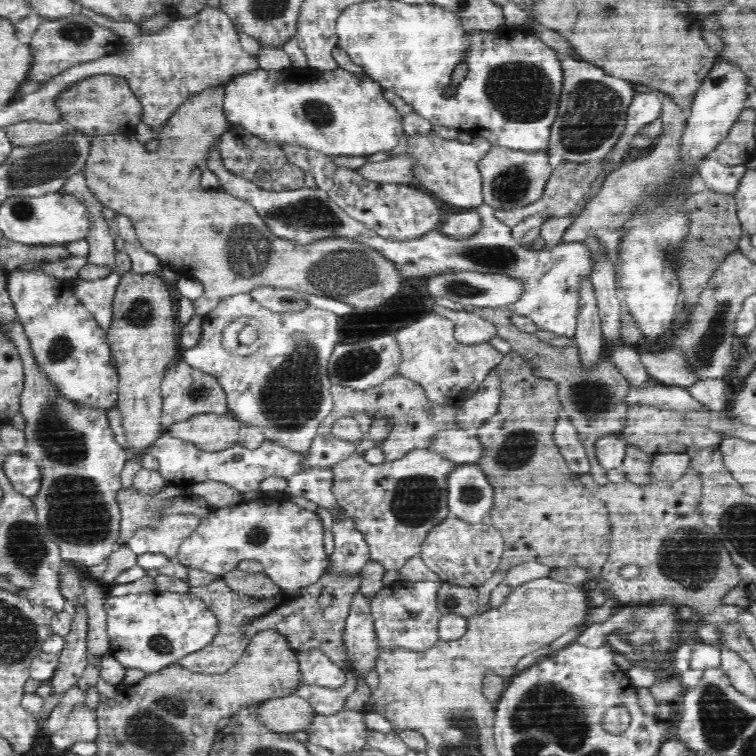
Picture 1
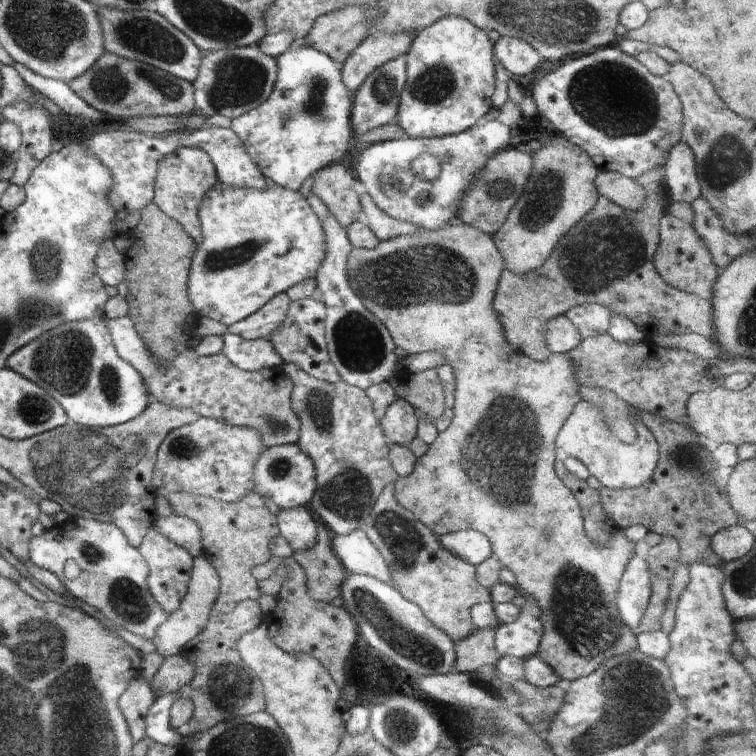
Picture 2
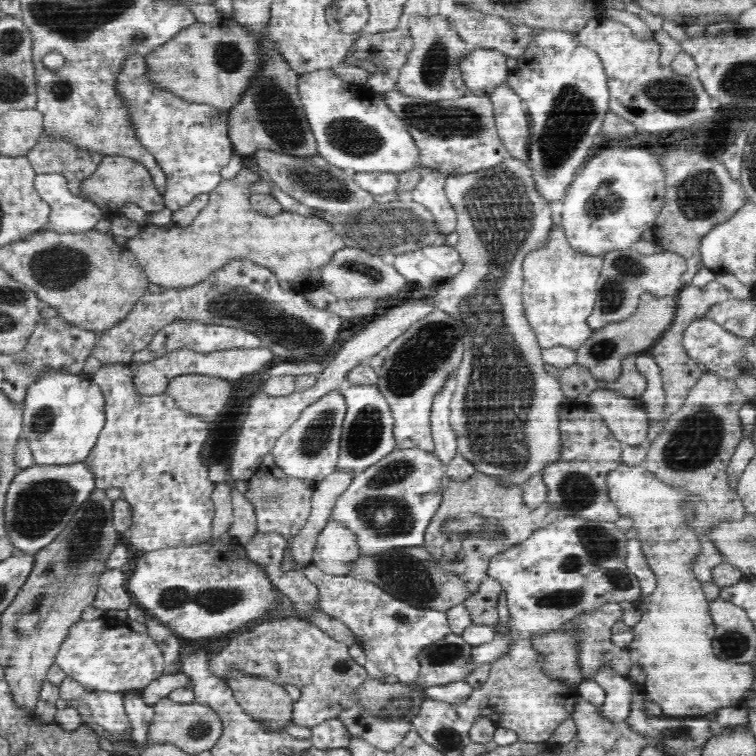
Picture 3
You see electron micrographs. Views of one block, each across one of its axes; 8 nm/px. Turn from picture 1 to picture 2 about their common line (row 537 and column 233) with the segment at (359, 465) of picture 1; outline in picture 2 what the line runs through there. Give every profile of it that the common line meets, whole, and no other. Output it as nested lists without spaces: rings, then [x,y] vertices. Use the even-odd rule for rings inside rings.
[[[130,317],[110,318],[106,321],[119,355],[128,364],[135,365],[142,374],[151,399],[172,408],[190,408],[198,416],[224,421],[230,426],[254,428],[260,432],[267,448],[272,444],[299,444],[300,421],[291,401],[293,384],[284,374],[282,365],[258,372],[245,371],[232,364],[224,353],[204,358],[196,356],[194,349],[188,345],[172,360],[160,362],[155,353],[146,347]]]

